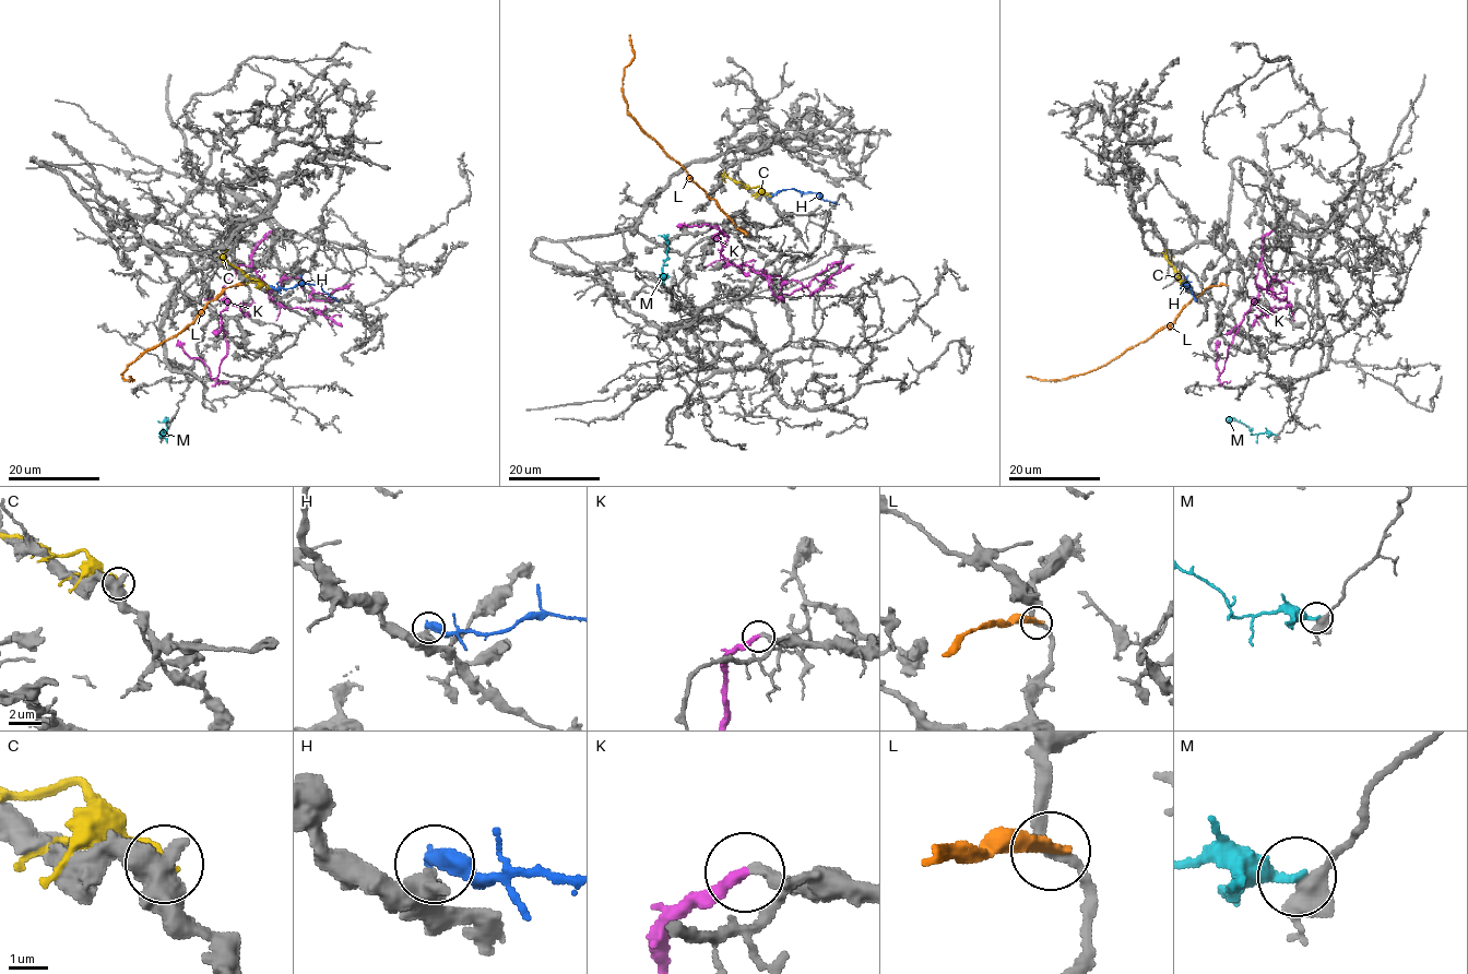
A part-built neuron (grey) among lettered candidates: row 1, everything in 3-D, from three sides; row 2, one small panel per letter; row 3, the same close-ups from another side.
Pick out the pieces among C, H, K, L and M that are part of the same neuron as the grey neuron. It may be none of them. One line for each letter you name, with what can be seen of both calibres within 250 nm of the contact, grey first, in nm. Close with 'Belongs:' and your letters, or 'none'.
K: 240 nm thick on the grey side, 360 nm on the other
Belongs: K

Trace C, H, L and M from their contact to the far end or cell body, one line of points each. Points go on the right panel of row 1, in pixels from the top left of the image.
C: (1187, 288), (1179, 280), (1164, 249)
H: (1188, 287), (1181, 288), (1184, 284), (1196, 301)
L: (1226, 285), (1209, 285), (1170, 324), (1101, 367), (1060, 379), (1041, 380), (1027, 376)
M: (1275, 435), (1253, 435), (1234, 418), (1227, 420)

